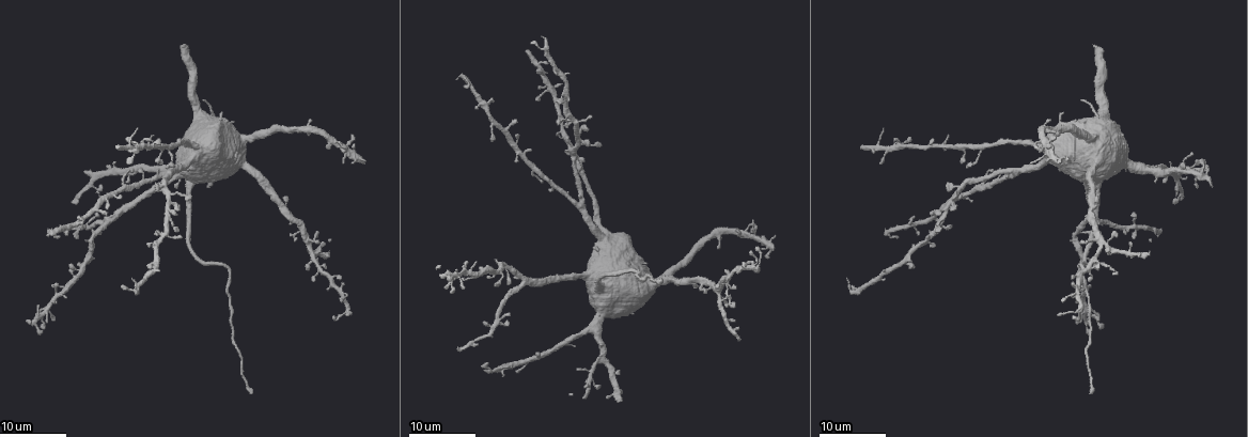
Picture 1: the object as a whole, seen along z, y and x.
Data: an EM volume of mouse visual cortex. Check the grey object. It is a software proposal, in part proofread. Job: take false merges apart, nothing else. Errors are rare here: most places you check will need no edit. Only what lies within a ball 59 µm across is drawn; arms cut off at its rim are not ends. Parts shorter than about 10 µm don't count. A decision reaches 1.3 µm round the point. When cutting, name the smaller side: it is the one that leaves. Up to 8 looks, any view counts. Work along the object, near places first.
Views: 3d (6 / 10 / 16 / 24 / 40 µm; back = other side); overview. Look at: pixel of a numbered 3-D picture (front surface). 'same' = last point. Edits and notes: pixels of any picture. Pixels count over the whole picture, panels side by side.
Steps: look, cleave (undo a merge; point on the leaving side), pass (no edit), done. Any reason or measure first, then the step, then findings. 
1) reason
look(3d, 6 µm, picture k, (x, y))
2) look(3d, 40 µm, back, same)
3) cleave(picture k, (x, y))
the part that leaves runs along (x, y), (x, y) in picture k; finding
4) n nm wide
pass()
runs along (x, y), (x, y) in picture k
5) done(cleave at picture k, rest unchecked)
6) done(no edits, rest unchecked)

look(3d, 16 µm, picture 1, (590, 331))

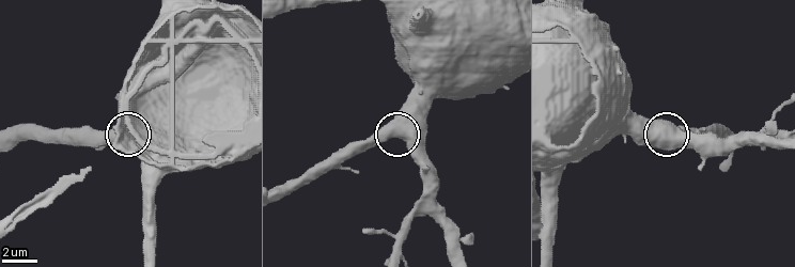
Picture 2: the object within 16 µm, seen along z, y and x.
look(3d, 6 µm, picture 2, (402, 133))

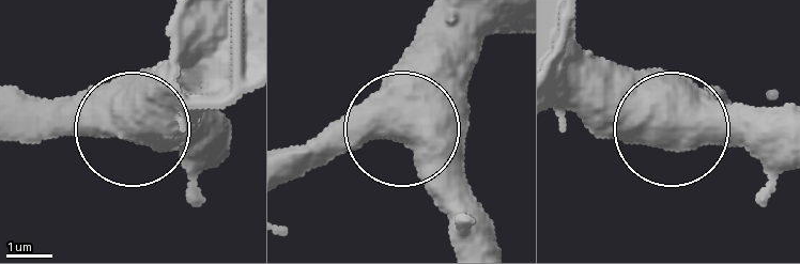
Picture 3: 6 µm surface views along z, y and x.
pass()
runs along (559, 60), (640, 133), (763, 140) in picture 3; all the same neuron

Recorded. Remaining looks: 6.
look(3d, 24 µm, picture 1, (576, 203))

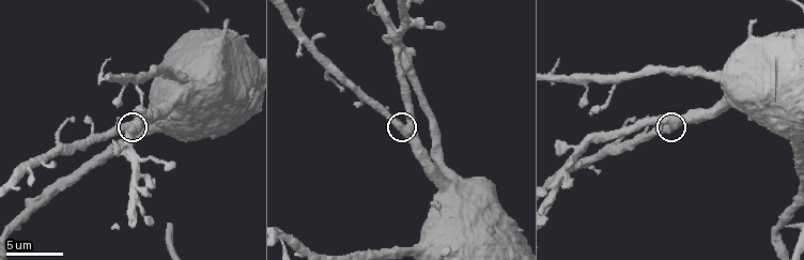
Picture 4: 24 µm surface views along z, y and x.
look(3d, 6 µm, picture 4, (402, 126))

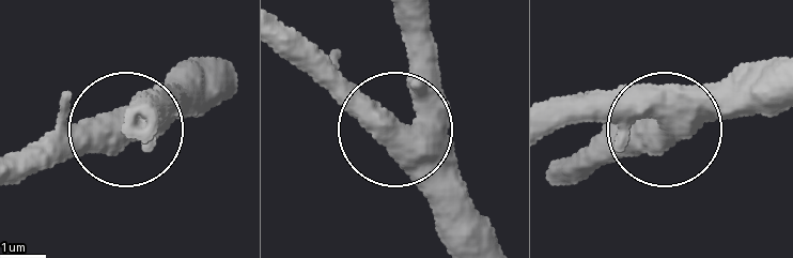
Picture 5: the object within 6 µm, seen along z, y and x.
side arm 31 µm
pass()
runs along (493, 243), (462, 197), (305, 40) in picture 5; one neuron here

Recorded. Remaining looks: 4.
three-way junction
look(3d, 16 µm, picture 1, (521, 280))

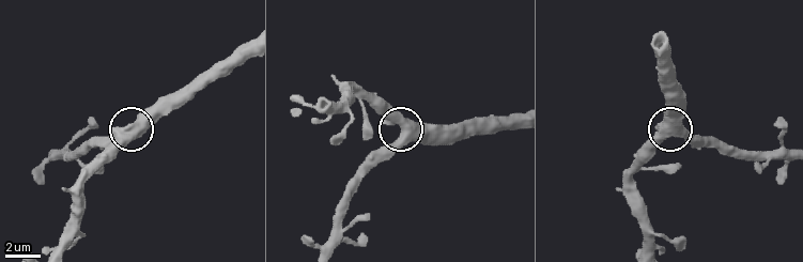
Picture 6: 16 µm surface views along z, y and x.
look(3d, 6 µm, picture 6, (402, 132))

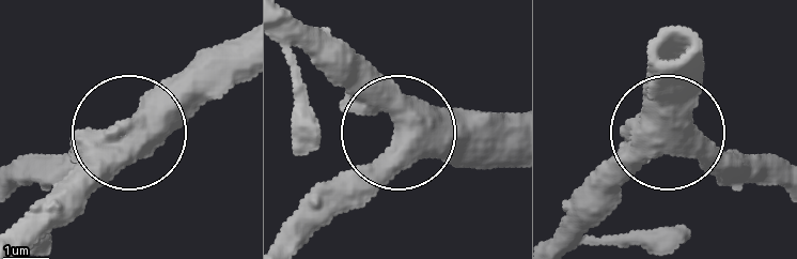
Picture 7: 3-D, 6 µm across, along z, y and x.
side arm 16 µm
pass()
all the same neuron

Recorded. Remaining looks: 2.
calibre changes
look(3d, 24 µm, picture 1, (1090, 317))

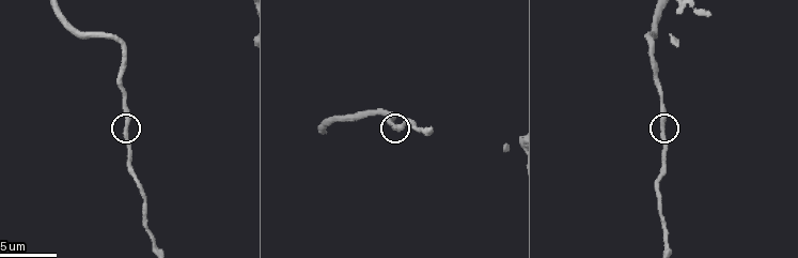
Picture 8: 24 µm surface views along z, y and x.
look(3d, 10 µm, picture 8, (124, 128))

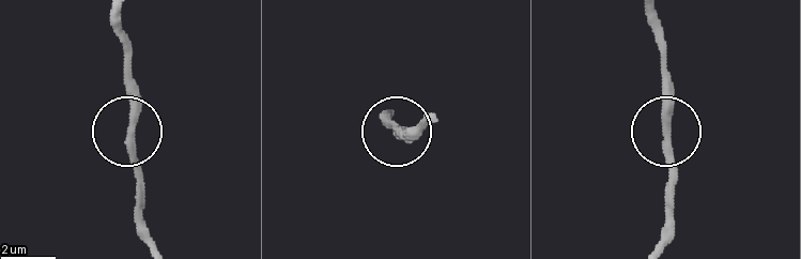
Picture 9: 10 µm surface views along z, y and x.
pass()
runs along (122, 16), (136, 227) in picture 9; continuous, no second neuron

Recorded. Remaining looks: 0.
done(no edits, rest unchecked)

